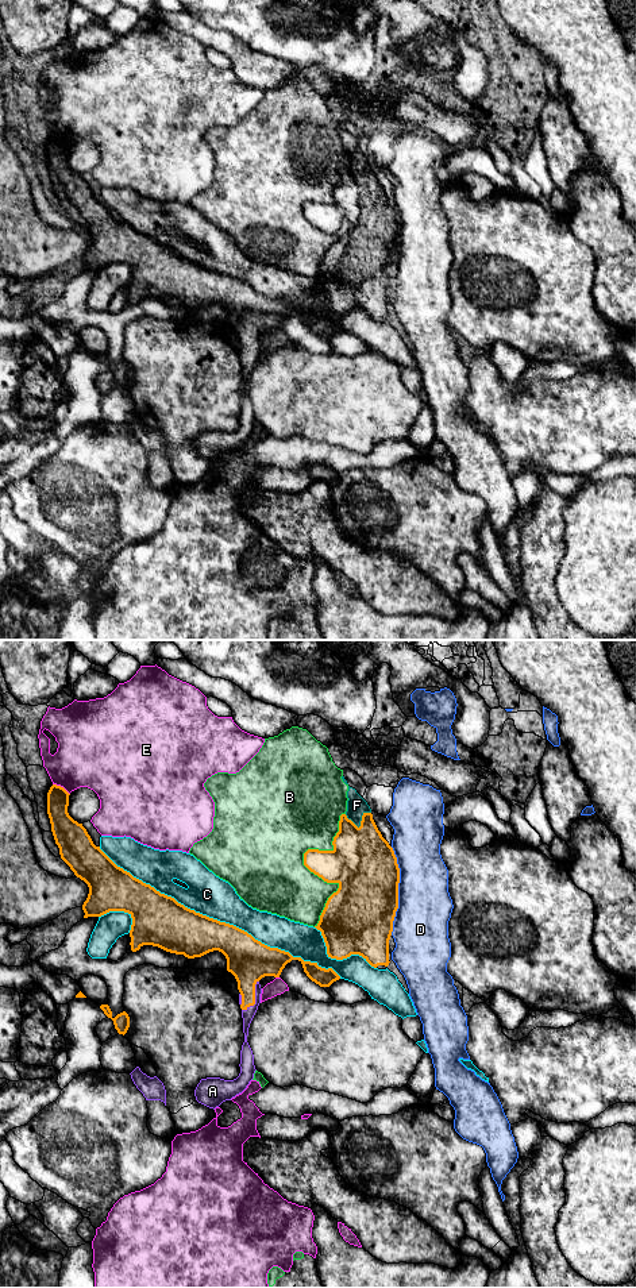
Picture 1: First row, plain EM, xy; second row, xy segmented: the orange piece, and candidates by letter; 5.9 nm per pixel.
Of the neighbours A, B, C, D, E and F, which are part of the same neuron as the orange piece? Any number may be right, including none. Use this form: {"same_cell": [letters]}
{"same_cell": ["A", "F"]}

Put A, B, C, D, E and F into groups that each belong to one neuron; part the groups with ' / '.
A F / B / C / D / E

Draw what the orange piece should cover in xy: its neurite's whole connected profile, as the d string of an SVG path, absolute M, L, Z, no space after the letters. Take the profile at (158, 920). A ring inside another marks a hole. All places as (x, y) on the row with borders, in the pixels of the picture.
M53 784L47 793L47 814L61 859L89 887L82 905L84 918L101 917L109 911L128 913L132 918L132 952L143 945L153 945L194 959L219 950L227 959L227 971L238 982L244 1033L240 1073L234 1080L201 1079L194 1090L196 1100L215 1110L242 1094L254 1079L257 1069L247 1036L261 1003L259 980L265 976L280 977L292 960L298 960L307 976L320 987L329 987L340 976L332 968L325 969L317 963L293 957L289 952L262 944L234 925L196 913L134 878L96 847L82 824L69 815L69 795L63 787Z

